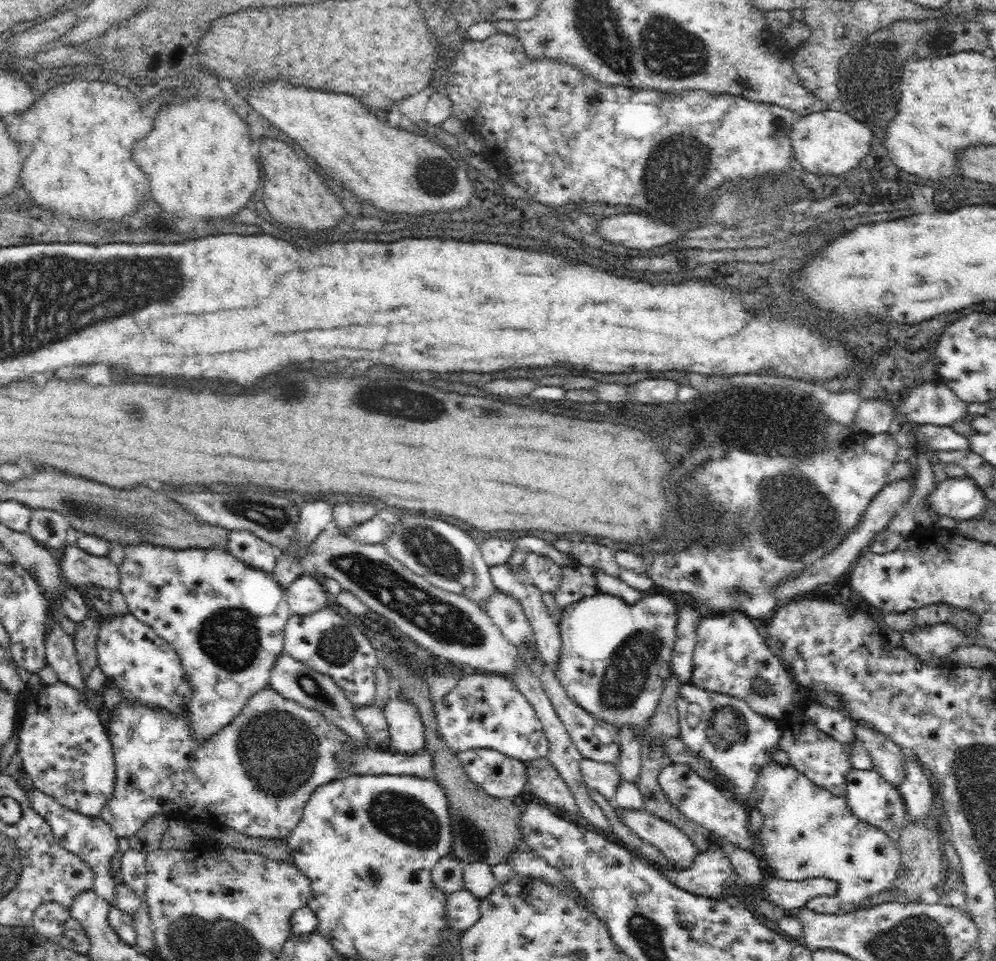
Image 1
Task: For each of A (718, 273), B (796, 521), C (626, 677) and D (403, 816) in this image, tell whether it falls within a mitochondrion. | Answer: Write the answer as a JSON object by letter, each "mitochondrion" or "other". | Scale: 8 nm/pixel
{"A":"other","B":"mitochondrion","C":"mitochondrion","D":"mitochondrion"}

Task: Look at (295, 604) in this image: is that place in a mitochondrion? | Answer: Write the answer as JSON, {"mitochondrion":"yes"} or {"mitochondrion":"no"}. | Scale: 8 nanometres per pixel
{"mitochondrion":"no"}

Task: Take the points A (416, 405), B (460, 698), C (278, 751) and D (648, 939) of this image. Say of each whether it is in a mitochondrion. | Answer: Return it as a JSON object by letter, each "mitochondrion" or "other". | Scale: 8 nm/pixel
{"A":"mitochondrion","B":"other","C":"mitochondrion","D":"mitochondrion"}

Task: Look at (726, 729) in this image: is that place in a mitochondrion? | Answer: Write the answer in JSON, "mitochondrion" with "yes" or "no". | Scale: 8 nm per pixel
{"mitochondrion":"yes"}

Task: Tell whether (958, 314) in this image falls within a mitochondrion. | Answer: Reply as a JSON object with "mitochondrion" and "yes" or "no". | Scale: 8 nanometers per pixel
{"mitochondrion":"no"}

